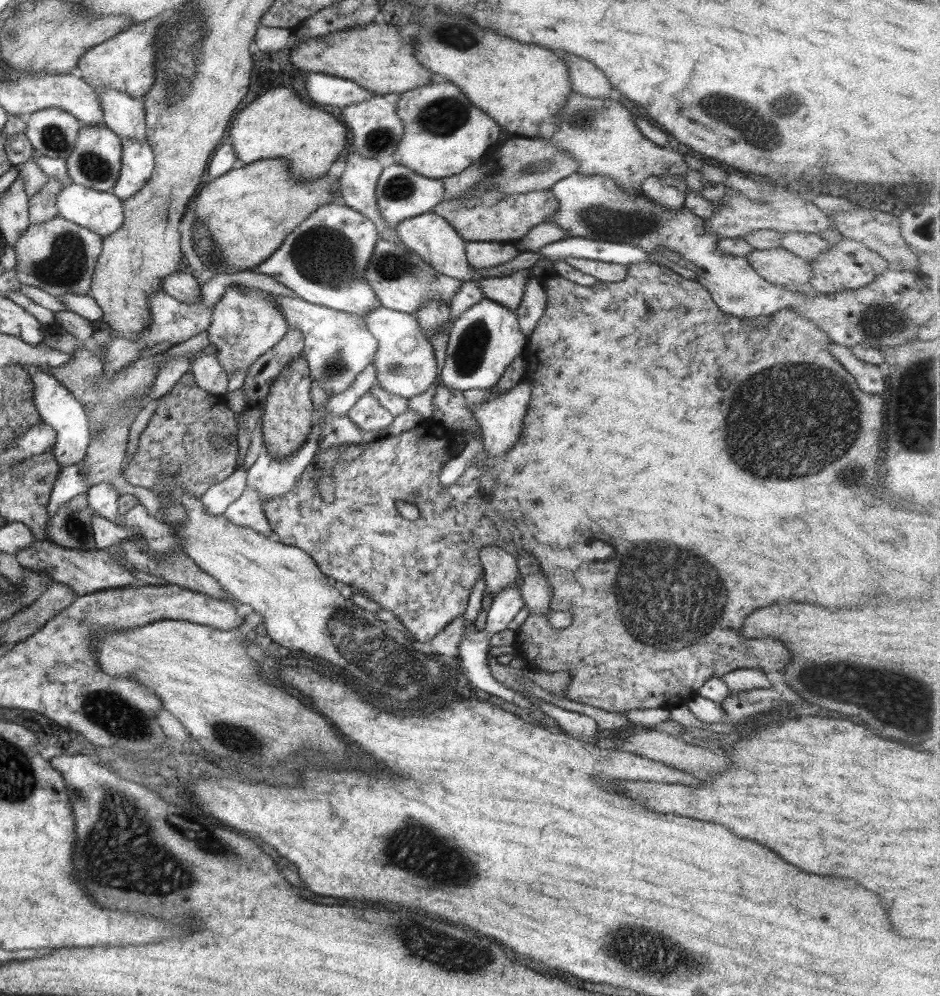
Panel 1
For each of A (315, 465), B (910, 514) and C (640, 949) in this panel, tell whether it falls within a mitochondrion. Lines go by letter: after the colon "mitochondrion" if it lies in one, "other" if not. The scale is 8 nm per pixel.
A: other
B: other
C: mitochondrion

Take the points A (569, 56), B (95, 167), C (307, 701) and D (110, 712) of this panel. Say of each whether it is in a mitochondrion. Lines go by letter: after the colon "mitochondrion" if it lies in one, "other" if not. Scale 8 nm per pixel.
A: other
B: mitochondrion
C: other
D: mitochondrion

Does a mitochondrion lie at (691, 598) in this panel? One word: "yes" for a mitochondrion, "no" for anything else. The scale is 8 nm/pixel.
yes

